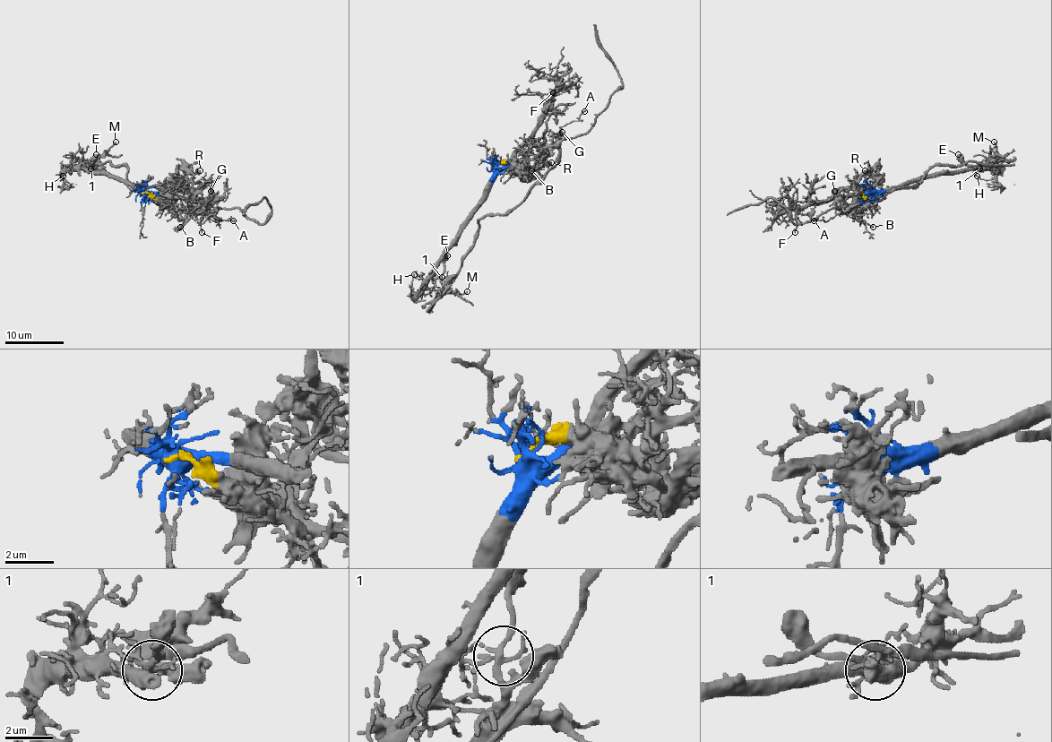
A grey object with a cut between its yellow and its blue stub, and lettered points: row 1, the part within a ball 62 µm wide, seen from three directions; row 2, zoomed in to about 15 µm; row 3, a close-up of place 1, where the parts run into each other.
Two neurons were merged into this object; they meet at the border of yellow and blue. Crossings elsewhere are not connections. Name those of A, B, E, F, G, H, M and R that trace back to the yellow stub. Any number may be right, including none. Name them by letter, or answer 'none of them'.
A, B, E, G, M, R

